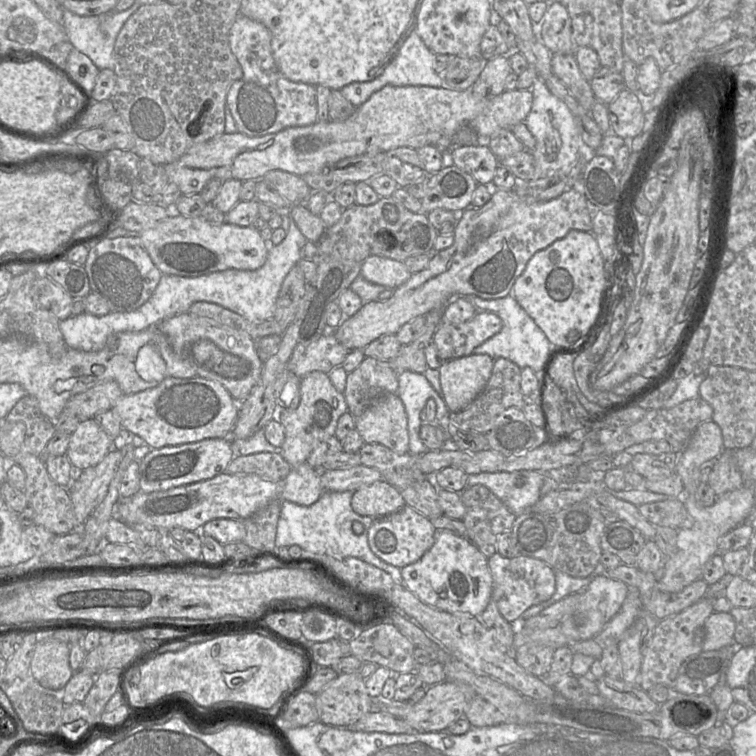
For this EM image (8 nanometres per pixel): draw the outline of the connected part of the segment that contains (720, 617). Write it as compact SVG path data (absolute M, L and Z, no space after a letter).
M713 612L705 622L703 651L718 650L734 643L735 620L730 613Z

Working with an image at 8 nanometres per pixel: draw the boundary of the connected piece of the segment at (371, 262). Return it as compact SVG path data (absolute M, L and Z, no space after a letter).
M369 256L361 266L361 275L369 282L395 289L411 276L403 261L381 256Z

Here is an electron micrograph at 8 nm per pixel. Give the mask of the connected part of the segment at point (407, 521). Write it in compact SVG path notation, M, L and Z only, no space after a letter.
M405 505L402 509L375 522L368 531L369 547L385 562L403 568L419 560L434 544L436 529L430 519Z

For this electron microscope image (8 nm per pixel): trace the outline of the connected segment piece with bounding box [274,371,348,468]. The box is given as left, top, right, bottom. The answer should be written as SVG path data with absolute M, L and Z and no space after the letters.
M312 371L299 380L298 406L289 410L276 404L274 419L278 420L285 429L285 439L279 452L282 457L295 468L306 462L318 442L334 435L338 420L348 411L348 406L342 392L332 384L327 373Z

